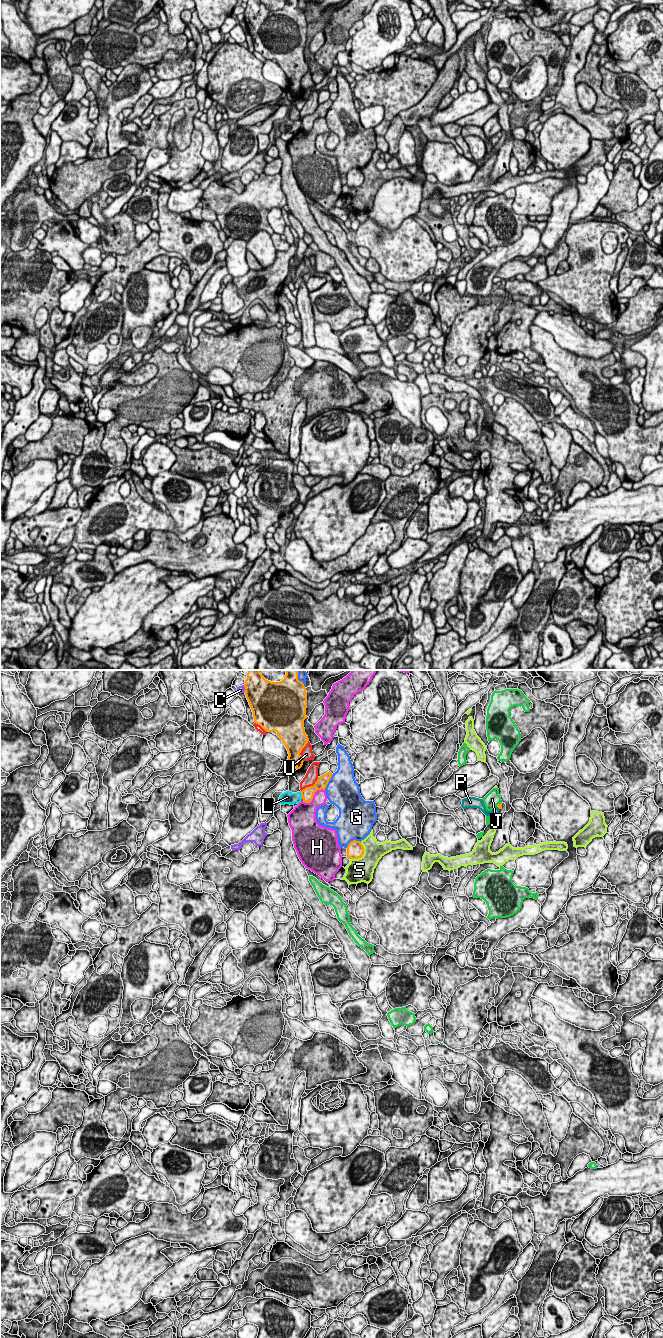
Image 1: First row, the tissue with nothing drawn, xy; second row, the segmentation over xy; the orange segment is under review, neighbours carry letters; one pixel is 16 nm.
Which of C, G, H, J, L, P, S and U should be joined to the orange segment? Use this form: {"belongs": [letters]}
{"belongs": ["P"]}

